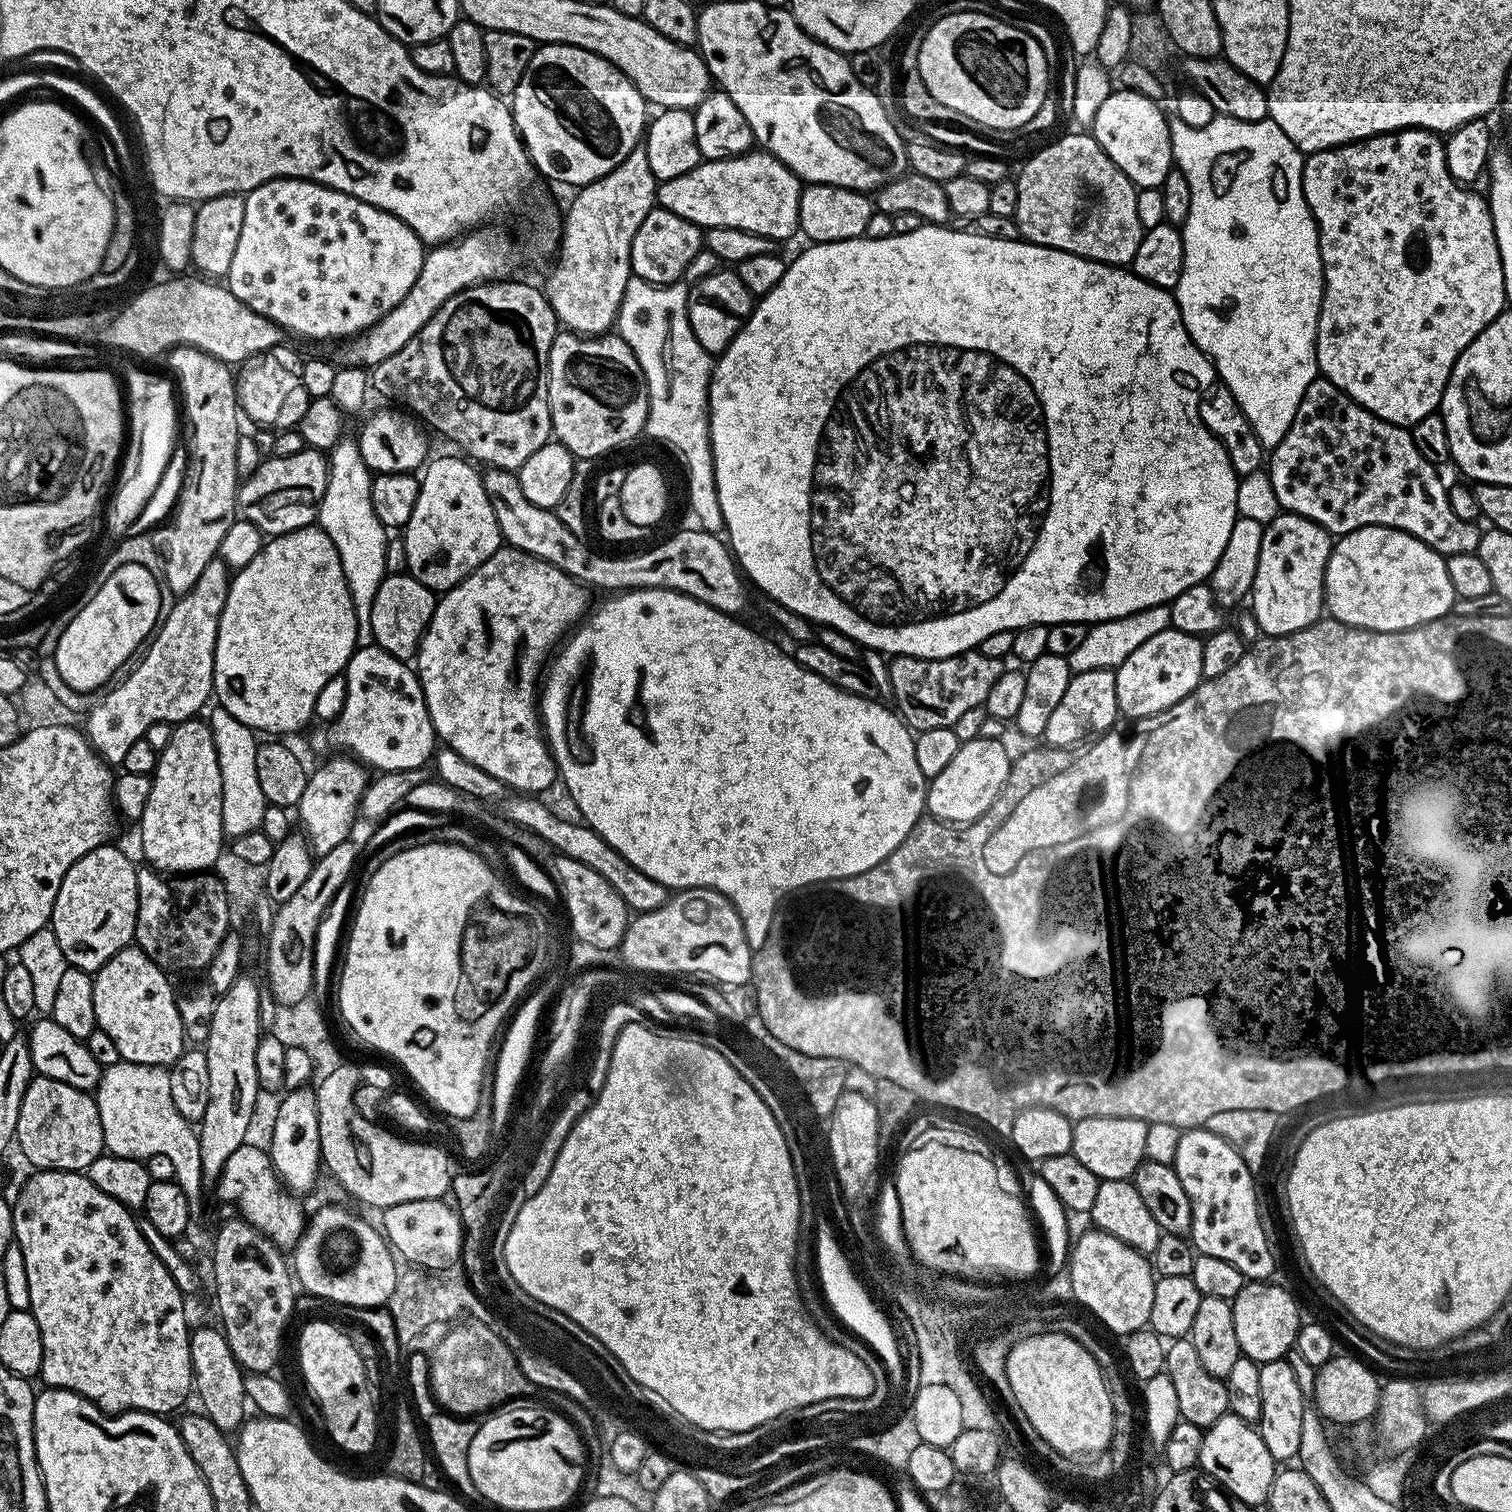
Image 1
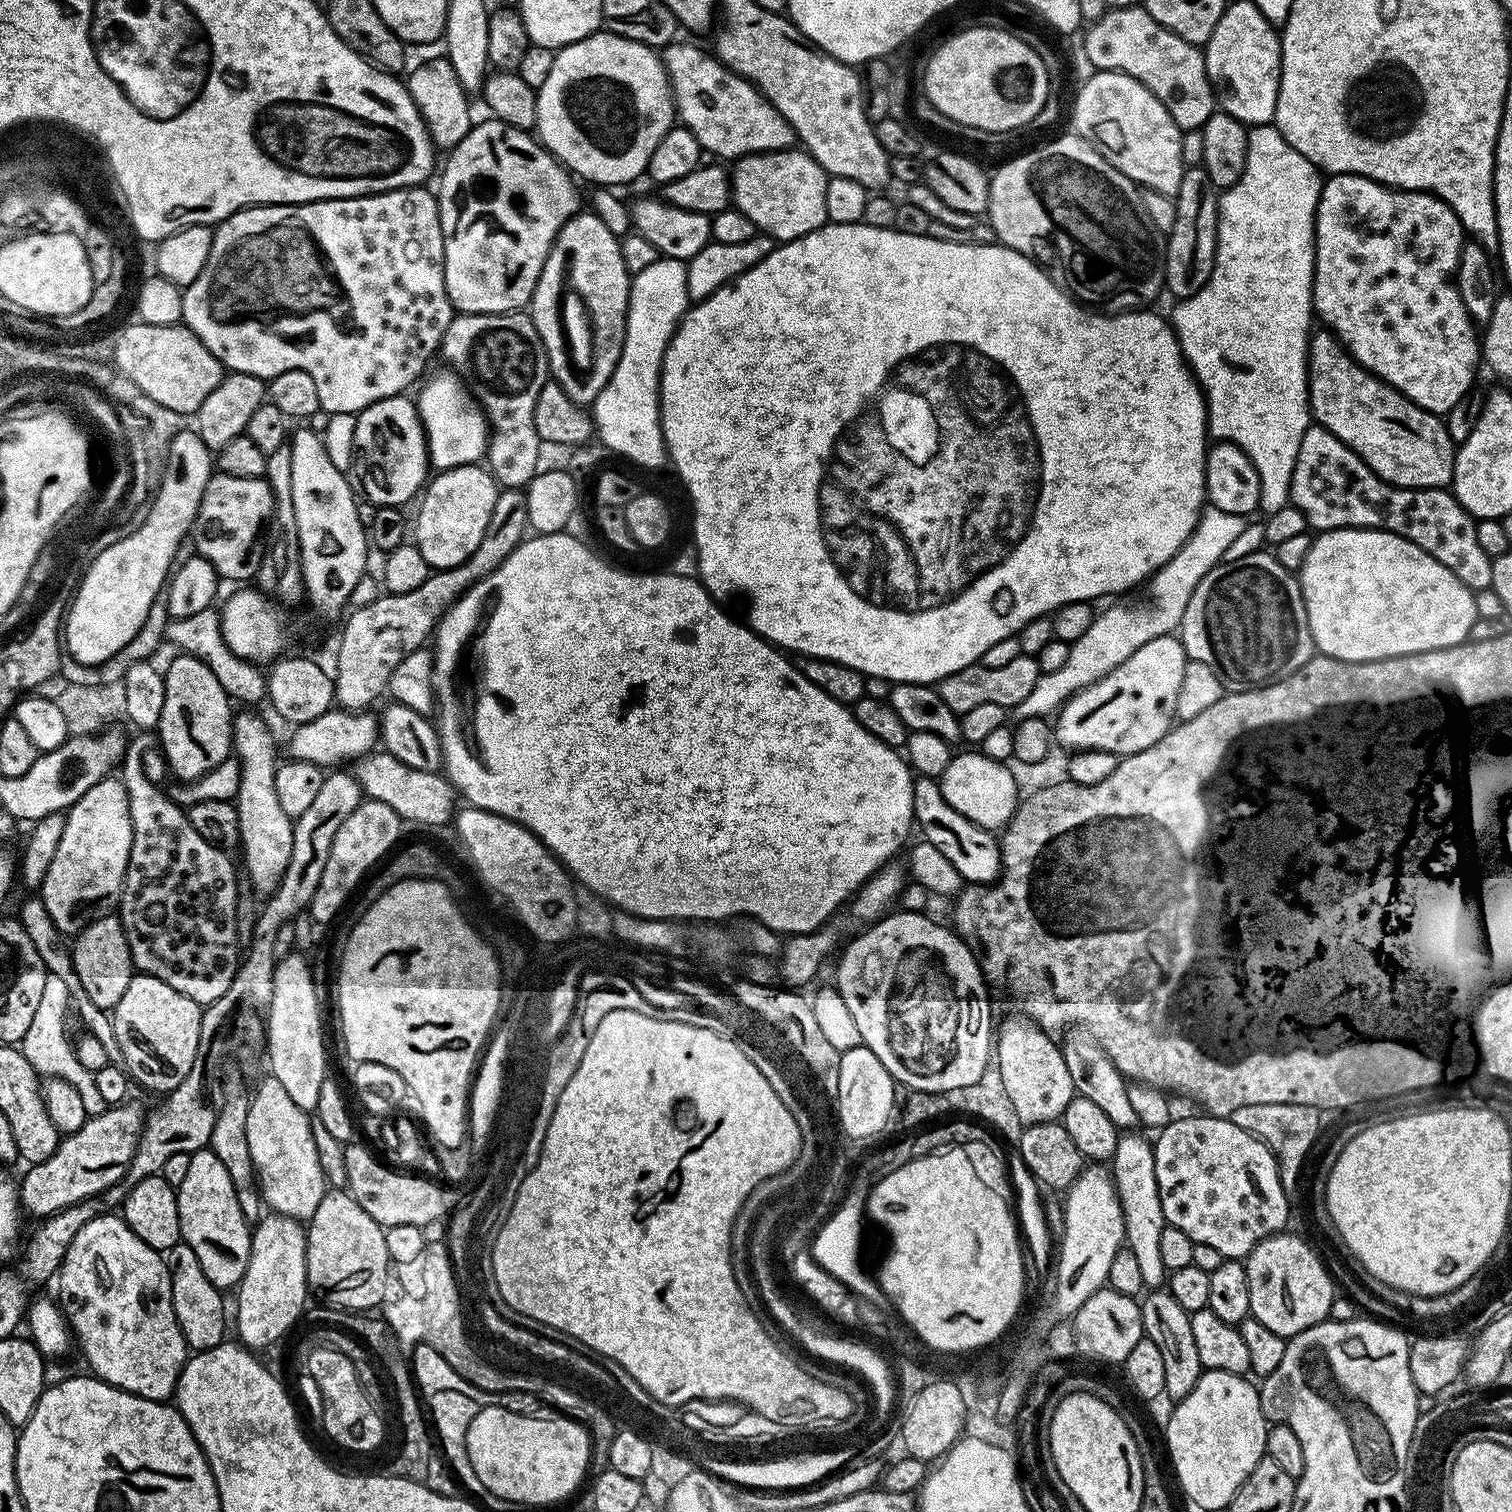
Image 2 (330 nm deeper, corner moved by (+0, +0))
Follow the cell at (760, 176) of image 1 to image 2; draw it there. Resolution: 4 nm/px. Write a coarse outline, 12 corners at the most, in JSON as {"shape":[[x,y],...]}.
{"shape":[[803,150],[753,152],[732,204],[763,235],[829,223],[829,175]]}

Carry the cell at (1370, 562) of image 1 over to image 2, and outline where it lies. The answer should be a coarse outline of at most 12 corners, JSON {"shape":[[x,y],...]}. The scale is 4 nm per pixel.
{"shape":[[1315,537],[1298,579],[1317,653],[1465,643],[1474,593],[1406,538]]}

